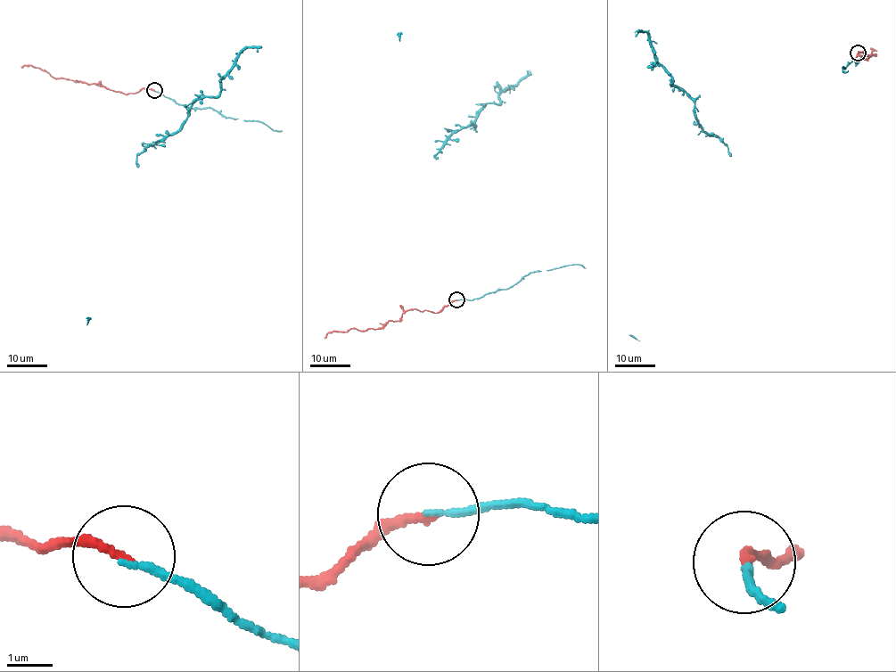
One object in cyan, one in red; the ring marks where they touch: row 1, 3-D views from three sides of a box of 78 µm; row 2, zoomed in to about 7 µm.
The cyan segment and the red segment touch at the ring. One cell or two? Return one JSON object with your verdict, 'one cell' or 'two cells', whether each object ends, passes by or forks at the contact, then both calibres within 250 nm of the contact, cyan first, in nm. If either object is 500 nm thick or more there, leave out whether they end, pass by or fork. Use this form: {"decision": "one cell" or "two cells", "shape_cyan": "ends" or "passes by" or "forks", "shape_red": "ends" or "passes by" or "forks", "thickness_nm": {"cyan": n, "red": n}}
{"decision": "one cell", "shape_cyan": "ends", "shape_red": "ends", "thickness_nm": {"cyan": 140, "red": 190}}

